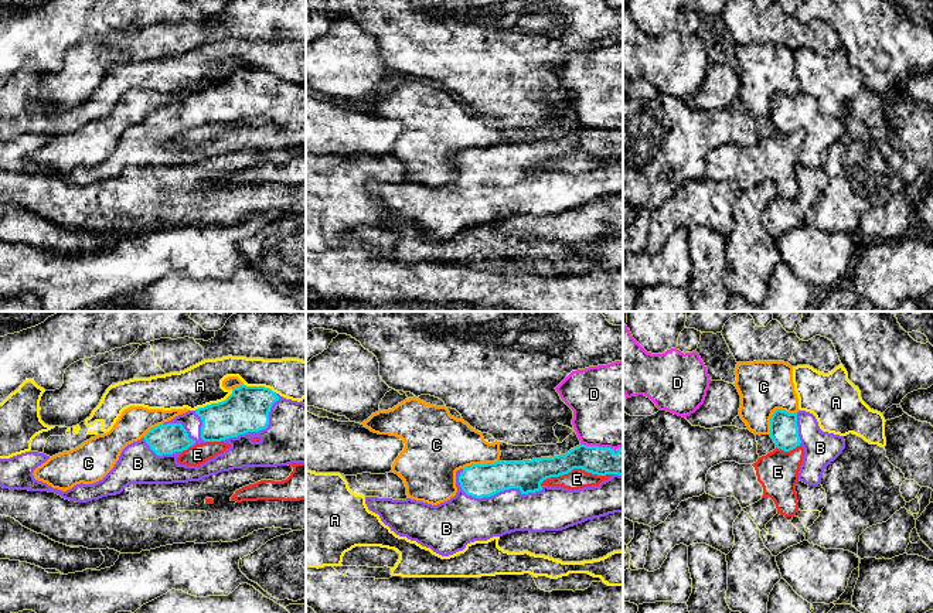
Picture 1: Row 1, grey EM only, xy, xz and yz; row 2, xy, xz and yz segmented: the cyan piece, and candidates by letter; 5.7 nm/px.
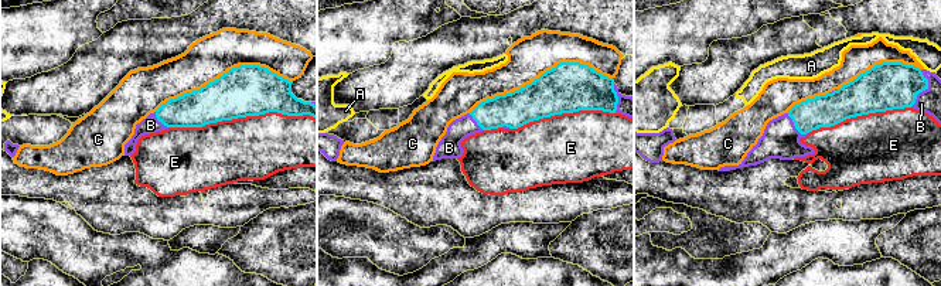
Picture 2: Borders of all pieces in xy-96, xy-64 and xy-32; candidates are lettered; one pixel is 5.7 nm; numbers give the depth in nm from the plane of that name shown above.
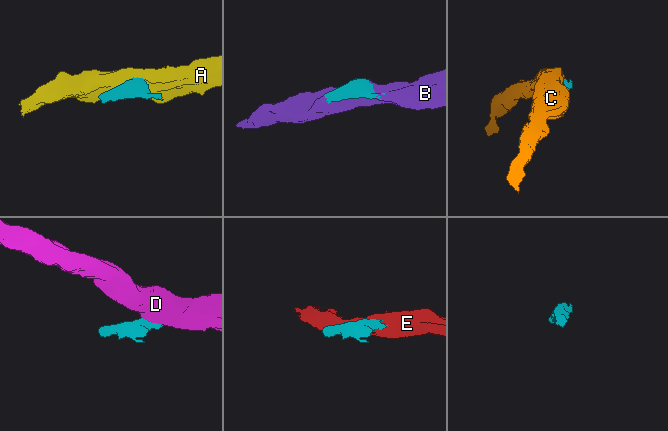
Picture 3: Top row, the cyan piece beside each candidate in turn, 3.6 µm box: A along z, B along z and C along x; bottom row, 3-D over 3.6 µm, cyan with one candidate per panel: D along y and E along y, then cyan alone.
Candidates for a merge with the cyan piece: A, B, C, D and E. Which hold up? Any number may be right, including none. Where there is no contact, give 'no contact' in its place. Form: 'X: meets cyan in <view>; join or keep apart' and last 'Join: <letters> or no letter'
A: meets cyan in xy; keep apart
B: meets cyan in xz; join
C: meets cyan in yz; keep apart
D: meets cyan in xz; keep apart
E: meets cyan in xz; keep apart
Join: B

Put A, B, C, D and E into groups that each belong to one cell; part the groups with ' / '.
A / B / C / D / E

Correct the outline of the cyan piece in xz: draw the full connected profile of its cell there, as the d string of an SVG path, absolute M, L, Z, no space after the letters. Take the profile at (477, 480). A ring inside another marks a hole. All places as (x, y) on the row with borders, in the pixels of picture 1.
M579 445L554 457L471 464L456 471L456 487L456 495L437 505L412 498L378 497L365 497L365 504L396 535L416 541L442 556L449 556L474 541L487 541L515 531L562 531L588 520L623 512L623 447ZM573 469L612 477L599 486L578 490L541 484L546 479L568 474Z

